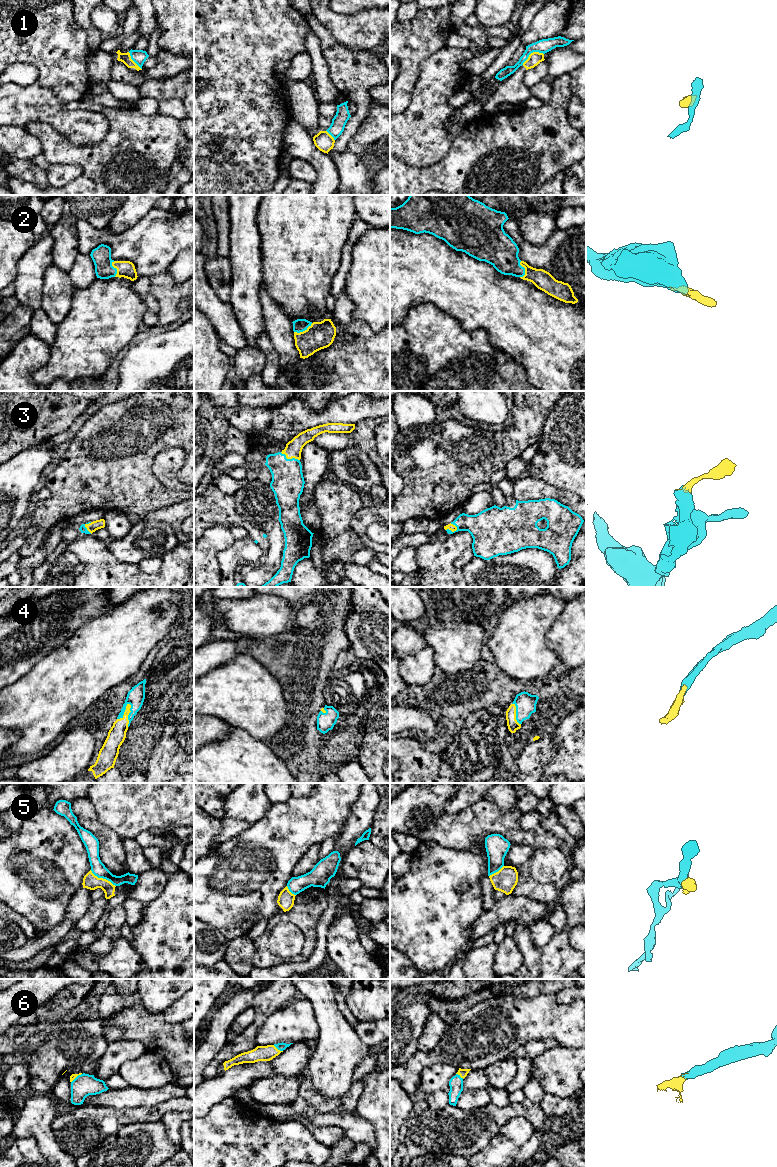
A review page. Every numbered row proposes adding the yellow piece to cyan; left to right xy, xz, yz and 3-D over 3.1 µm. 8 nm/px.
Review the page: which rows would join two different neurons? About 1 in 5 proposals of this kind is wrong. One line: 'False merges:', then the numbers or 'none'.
False merges: 1

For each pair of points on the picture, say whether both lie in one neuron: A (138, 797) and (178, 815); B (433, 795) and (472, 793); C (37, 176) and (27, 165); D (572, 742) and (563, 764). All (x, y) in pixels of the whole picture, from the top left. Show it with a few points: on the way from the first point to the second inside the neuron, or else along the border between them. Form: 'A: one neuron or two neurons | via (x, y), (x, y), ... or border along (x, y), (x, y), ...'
A: one neuron | via (148, 797), (160, 797), (168, 805)
B: two neurons | border along (456, 793), (447, 804), (445, 813)
C: one neuron | via (34, 173), (29, 168)
D: one neuron | via (572, 747), (572, 755), (568, 759)

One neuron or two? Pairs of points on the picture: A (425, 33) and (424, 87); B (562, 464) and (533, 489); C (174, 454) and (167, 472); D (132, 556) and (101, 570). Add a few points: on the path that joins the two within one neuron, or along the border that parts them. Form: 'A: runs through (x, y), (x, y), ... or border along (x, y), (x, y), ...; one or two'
A: border along (445, 46), (436, 50), (420, 64), (416, 81); two
B: border along (529, 475), (534, 478), (543, 479), (565, 490); two
C: runs through (174, 458), (167, 465), (167, 468); one
D: border along (107, 542), (118, 560), (135, 563), (143, 570); two

